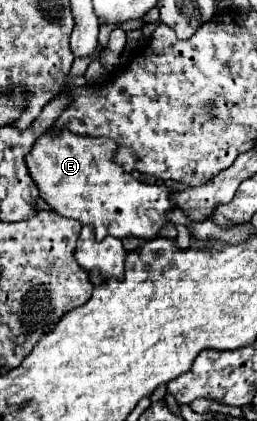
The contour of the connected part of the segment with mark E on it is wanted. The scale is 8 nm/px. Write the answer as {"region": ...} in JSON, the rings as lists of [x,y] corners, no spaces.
{"region":[[[62,129],[58,135],[46,131],[26,155],[26,165],[50,209],[82,225],[94,225],[98,241],[106,235],[150,241],[170,221],[168,213],[174,209],[170,189],[134,179],[112,161],[114,149],[116,143],[112,139],[80,137],[68,129]]]}

